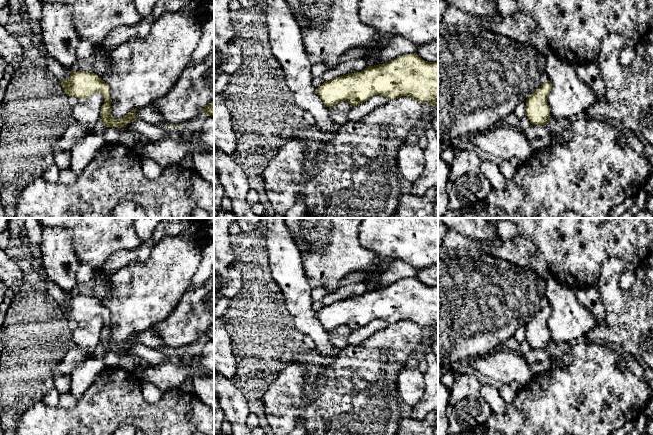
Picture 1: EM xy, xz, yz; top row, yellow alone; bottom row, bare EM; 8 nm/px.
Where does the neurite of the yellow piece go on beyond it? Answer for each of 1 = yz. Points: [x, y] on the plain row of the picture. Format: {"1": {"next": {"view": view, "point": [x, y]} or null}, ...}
{"1": {"next": null}}

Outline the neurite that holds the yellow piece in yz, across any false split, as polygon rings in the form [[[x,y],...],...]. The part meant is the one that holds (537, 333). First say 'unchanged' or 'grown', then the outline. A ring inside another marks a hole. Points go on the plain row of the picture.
unchanged; [[[548,304],[536,313],[526,324],[525,339],[532,349],[546,350],[551,343],[547,322],[552,313],[552,307]]]

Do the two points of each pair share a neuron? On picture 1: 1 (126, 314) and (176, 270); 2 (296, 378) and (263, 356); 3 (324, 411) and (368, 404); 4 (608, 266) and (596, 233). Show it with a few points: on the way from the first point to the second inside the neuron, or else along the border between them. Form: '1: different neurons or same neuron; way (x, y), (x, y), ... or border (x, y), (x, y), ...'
1: same neuron; way (139, 302), (147, 297), (164, 280)
2: different neurons; border (291, 363), (275, 376)
3: same neuron; way (335, 411), (352, 410), (357, 405)
4: different neurons; border (622, 261), (607, 258), (602, 263), (597, 282)

